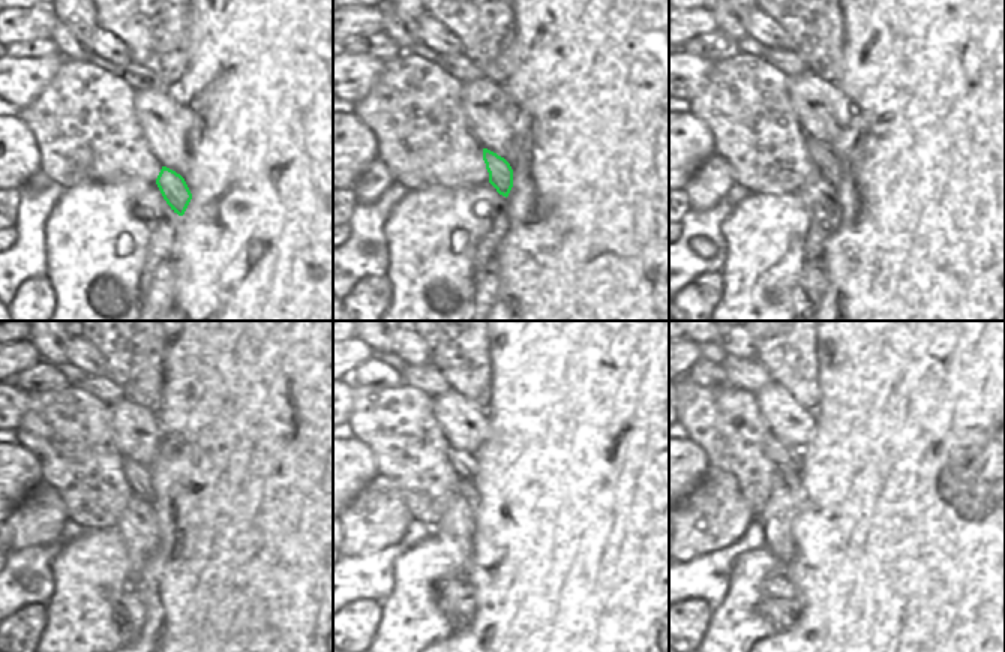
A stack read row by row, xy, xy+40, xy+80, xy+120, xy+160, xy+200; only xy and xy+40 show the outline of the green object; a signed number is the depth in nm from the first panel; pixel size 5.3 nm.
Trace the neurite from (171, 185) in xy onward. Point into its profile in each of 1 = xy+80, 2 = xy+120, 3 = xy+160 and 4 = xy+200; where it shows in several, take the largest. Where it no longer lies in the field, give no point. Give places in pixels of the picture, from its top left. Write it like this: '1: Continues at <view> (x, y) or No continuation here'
1: Continues at xy+80 (822, 155)
2: Continues at xy+120 (137, 475)
3: Continues at xy+160 (464, 463)
4: Continues at xy+200 (776, 450)

